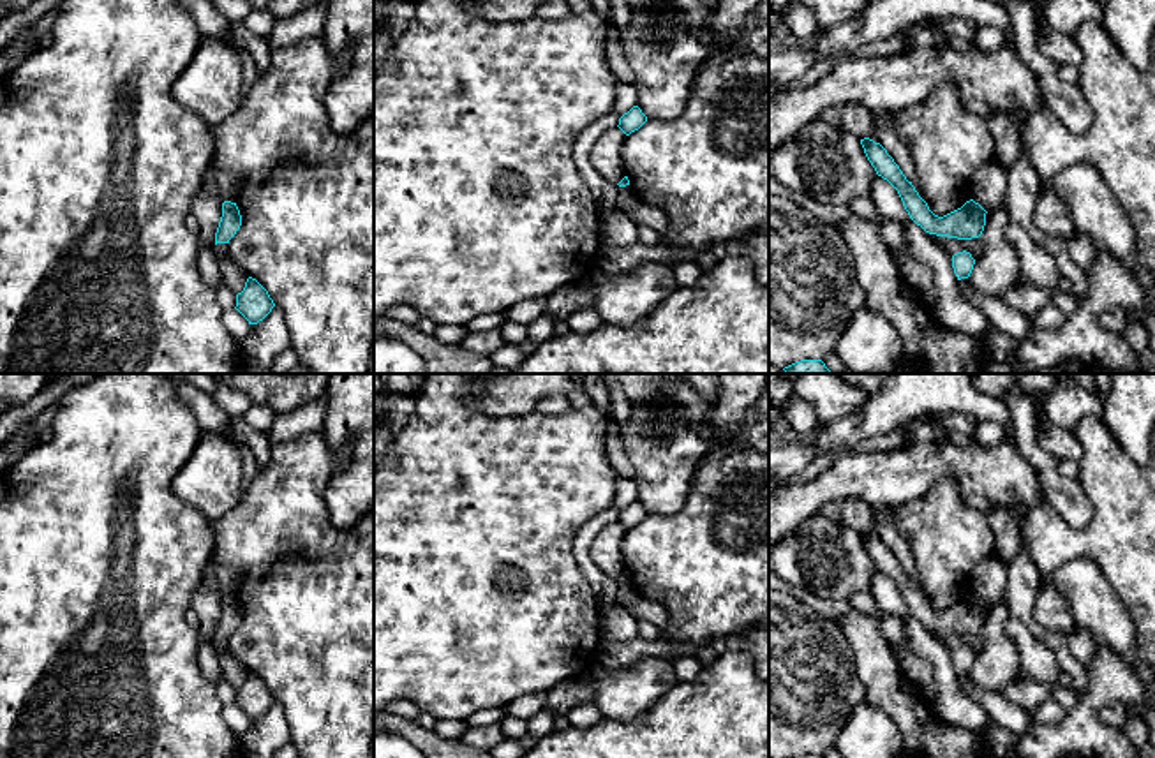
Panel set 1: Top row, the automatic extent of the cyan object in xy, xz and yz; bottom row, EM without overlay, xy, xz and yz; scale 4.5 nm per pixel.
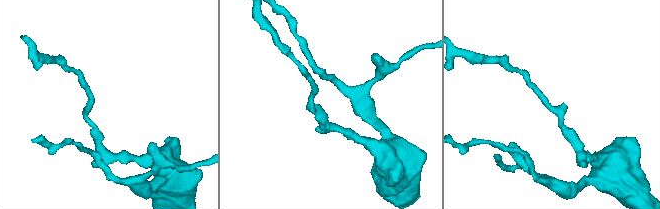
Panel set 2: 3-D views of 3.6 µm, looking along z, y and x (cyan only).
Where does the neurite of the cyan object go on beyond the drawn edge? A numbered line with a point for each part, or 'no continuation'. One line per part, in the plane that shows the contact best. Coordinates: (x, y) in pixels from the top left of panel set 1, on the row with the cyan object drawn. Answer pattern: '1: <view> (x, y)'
no continuation

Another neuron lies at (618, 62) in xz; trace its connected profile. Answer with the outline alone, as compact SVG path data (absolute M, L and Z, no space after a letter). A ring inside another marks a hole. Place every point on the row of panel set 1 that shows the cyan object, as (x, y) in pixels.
M617 33L607 42L607 60L619 83L633 85L633 69L624 56L622 39Z

